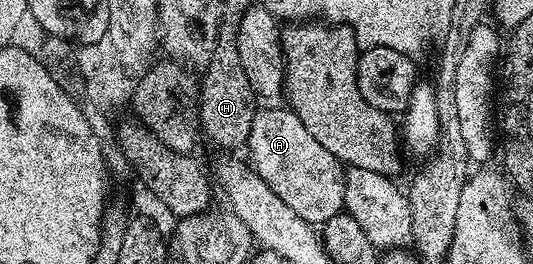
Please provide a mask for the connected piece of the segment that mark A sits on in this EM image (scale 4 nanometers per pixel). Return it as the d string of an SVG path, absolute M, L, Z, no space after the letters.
M261 108L252 119L247 160L282 202L310 226L322 227L344 209L345 166L310 131L291 108Z

